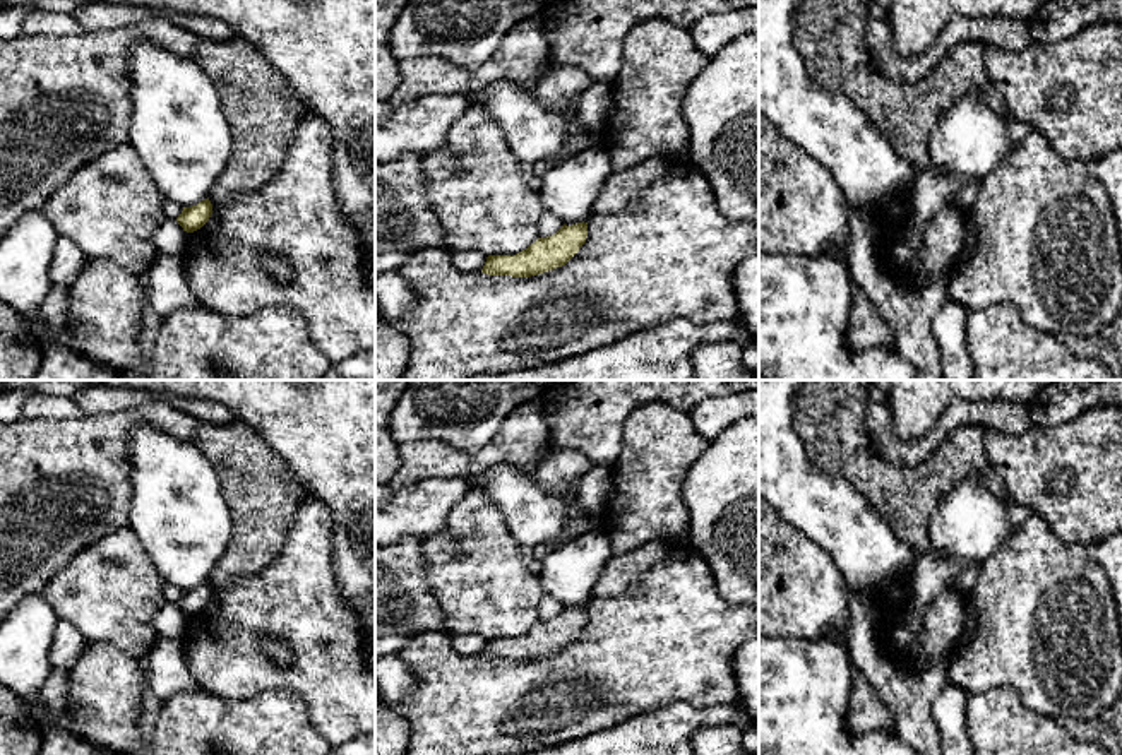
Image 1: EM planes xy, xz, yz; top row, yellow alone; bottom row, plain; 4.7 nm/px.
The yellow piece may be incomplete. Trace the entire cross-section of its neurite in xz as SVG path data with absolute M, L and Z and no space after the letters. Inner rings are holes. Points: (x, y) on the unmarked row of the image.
M588 606L564 608L555 618L538 621L516 639L488 639L481 652L488 659L531 661L565 649L586 627Z

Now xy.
M206 582L197 589L183 591L176 604L183 611L183 615L194 616L209 604L211 597L212 597L212 587L209 582Z

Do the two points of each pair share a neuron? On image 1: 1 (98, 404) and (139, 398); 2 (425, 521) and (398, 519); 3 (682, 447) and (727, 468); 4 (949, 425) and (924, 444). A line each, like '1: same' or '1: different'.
1: same
2: same
3: different
4: same

